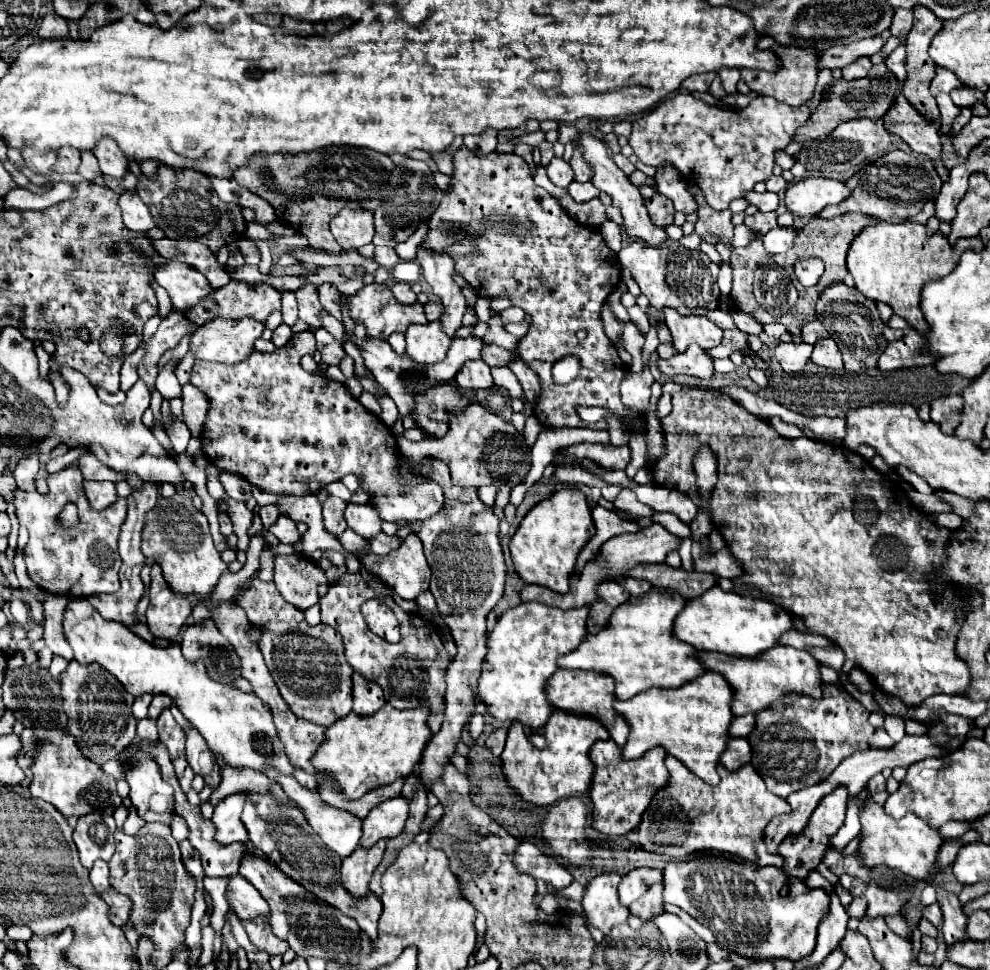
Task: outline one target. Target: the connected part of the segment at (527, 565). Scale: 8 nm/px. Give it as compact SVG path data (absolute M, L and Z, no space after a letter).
M561 488L549 498L535 504L521 520L517 532L509 542L511 558L517 576L525 584L545 586L557 594L569 592L569 580L577 554L583 550L585 540L595 534L591 508L581 490Z

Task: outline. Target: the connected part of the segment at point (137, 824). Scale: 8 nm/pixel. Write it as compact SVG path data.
M131 806L129 808L129 816L127 816L127 820L125 820L125 824L123 824L123 830L127 832L127 834L135 834L141 826L143 826L145 822L137 816L137 812L135 812L135 808Z

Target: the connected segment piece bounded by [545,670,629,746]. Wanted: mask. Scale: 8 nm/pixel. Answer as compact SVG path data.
M557 670L549 678L549 684L545 686L545 690L549 694L549 704L555 704L557 710L563 710L563 712L569 712L575 716L595 718L597 722L601 722L607 728L611 740L617 746L623 746L629 736L629 726L625 726L627 722L623 718L619 718L611 708L615 702L613 688L615 688L615 684L609 676L597 674L597 672L583 672L583 670Z

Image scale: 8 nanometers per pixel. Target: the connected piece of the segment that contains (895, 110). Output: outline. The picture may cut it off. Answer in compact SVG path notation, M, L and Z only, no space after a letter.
M903 94L897 96L897 102L883 118L887 132L901 136L913 152L925 154L933 160L933 166L937 168L943 182L949 180L949 168L941 162L941 138L939 130L941 124L925 120L907 100Z

